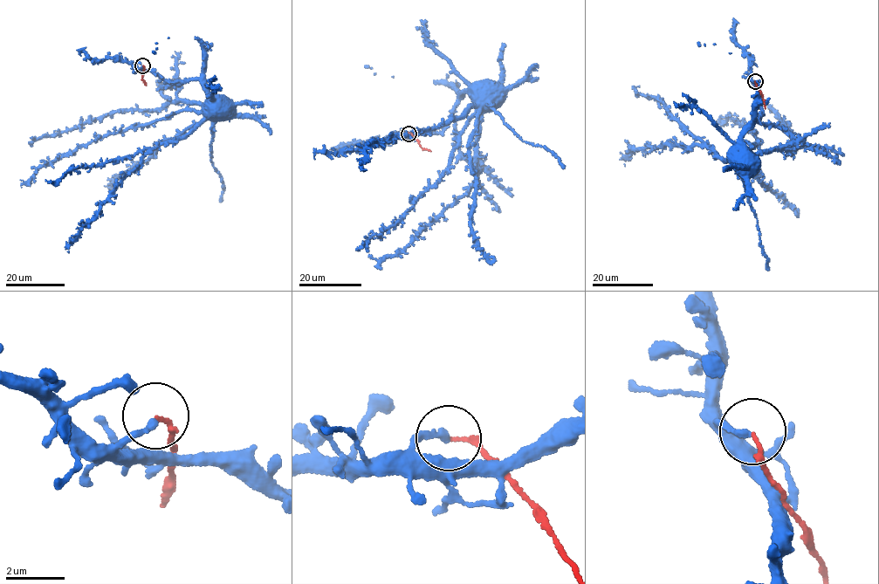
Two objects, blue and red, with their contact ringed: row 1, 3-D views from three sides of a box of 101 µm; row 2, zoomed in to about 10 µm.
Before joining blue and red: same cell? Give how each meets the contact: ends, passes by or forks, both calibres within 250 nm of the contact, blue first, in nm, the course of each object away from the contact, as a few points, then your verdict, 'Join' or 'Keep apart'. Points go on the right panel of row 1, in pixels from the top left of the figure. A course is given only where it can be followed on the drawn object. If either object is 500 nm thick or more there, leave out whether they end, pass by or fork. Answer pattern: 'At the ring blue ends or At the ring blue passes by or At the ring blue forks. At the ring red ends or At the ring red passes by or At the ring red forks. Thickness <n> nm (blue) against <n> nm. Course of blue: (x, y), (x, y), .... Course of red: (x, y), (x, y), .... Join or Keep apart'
At the ring blue ends. At the ring red ends. Thickness 240 nm (blue) against 120 nm. Course of blue: (754, 81), (751, 81), (758, 91), (761, 113), (748, 126), (742, 137), (742, 147), (751, 156), (751, 164). Course of red: (755, 81), (765, 108). Keep apart

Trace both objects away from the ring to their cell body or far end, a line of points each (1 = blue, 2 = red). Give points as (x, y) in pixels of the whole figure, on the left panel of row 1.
1: (142, 65), (139, 69), (149, 69), (167, 80), (201, 81), (208, 92), (208, 102), (215, 110)
2: (142, 65), (142, 79), (147, 85)

